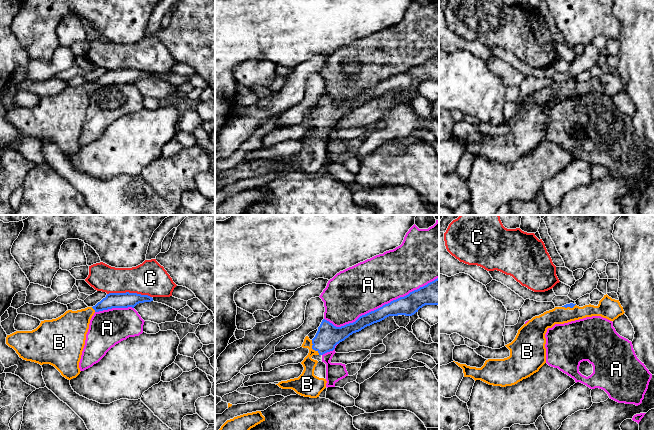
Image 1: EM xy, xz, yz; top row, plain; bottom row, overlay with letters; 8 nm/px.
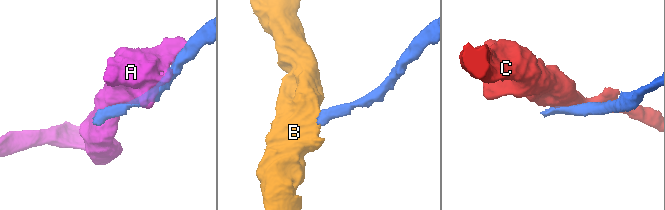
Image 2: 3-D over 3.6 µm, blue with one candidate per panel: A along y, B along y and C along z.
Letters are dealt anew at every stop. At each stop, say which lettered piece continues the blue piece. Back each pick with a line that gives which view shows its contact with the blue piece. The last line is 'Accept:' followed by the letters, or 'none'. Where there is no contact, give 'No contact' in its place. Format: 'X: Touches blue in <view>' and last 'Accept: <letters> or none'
B: Touches blue in xz
Accept: B

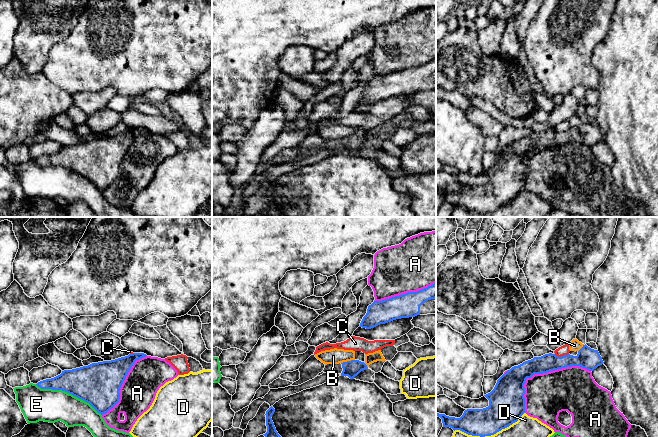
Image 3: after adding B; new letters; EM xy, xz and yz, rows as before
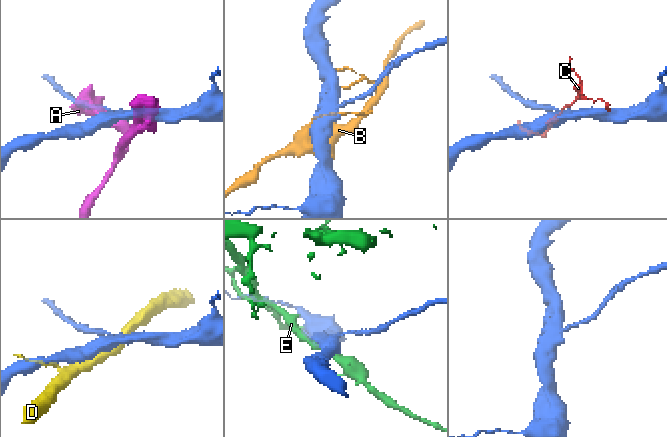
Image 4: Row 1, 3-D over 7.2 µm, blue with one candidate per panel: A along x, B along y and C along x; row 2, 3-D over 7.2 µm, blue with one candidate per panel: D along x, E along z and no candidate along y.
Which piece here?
Accept: none

